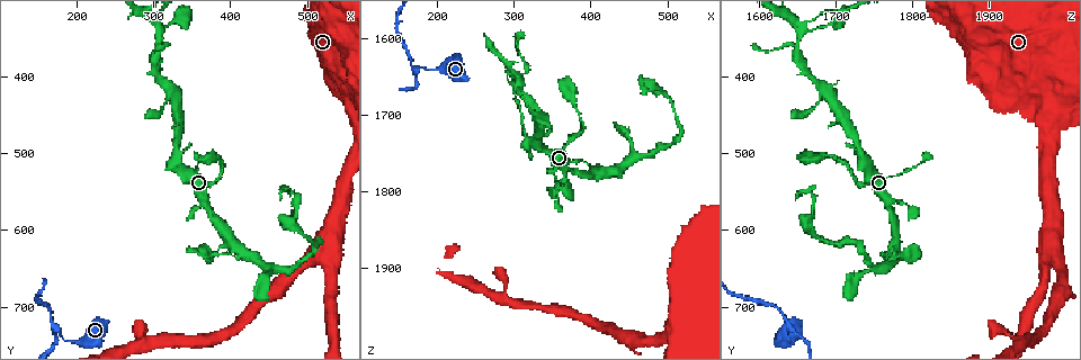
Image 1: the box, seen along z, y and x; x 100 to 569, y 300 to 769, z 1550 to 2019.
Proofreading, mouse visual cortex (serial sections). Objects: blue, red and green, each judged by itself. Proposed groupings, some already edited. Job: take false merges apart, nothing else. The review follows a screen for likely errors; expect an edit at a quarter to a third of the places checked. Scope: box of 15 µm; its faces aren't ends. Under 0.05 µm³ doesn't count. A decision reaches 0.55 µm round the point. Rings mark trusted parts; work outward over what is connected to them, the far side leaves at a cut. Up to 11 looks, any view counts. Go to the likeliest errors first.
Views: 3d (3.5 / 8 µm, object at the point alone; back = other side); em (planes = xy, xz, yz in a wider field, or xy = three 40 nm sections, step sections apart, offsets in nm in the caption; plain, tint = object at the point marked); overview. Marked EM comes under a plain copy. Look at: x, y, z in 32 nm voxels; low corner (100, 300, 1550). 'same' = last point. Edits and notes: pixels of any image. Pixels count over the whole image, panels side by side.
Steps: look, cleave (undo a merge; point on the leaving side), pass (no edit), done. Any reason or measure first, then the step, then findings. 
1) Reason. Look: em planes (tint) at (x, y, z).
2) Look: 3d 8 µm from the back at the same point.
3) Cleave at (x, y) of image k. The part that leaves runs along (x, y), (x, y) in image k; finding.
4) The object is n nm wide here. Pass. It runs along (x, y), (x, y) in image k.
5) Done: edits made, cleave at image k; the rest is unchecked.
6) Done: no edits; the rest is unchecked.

Narrows sharply. Look: 3d 3.5 µm at (305, 340, 1660).

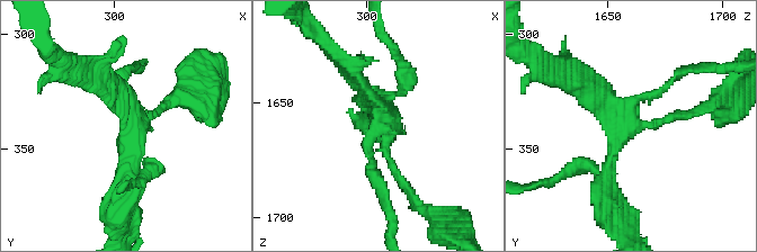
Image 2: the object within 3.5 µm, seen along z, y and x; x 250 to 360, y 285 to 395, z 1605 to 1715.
4 arms meet here; the arms are 100, 150, 200, 250 nm wide. Look: em xy step 3 (tint) at (308, 338, 1658).

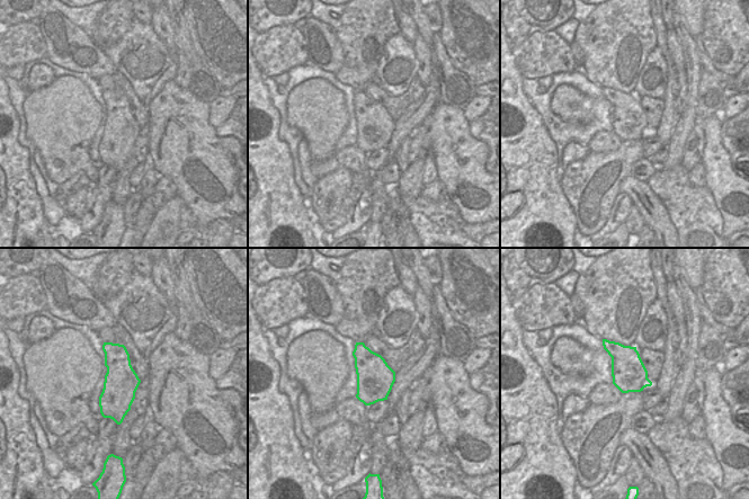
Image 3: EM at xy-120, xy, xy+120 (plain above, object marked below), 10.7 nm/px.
Pass. It runs along (606, 194), (626, 111), (580, 83) in image 2; all the same cell.

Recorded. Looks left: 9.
Branch point. Look: 3d 8 µm from the back at (175, 730, 1640).

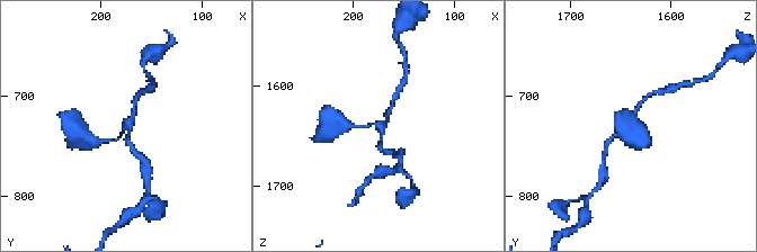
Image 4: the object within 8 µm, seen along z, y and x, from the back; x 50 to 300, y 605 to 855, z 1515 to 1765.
Now the EM. Look: em xy step 3 (tint) at (172, 726, 1640).

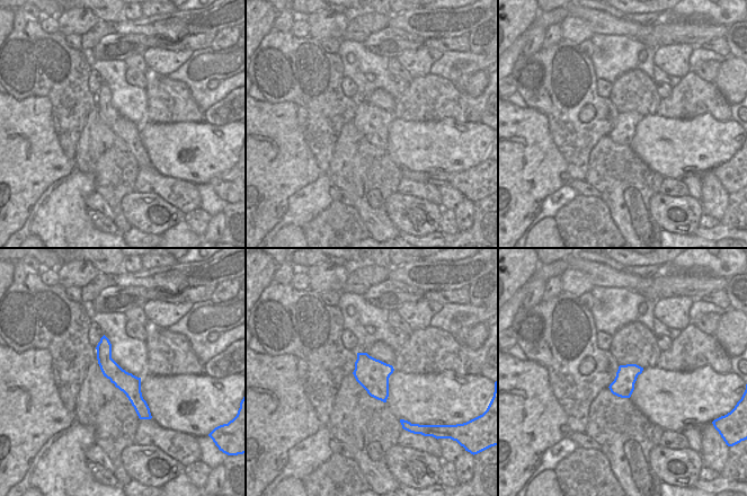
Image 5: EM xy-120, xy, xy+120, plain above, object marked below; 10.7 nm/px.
Pass. It runs along (104, 339), (105, 362), (145, 414) in image 5; all the same cell.

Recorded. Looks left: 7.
Thin arm on a thick one. Look: 3d 3.5 µm at (400, 620, 1780).

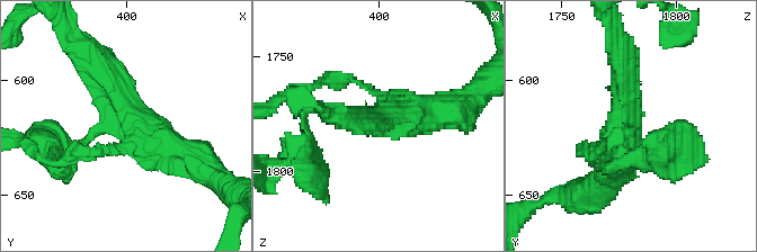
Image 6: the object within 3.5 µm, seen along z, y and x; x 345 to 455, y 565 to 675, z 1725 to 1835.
Pass. It runs along (86, 54), (144, 129), (193, 158) in image 6; all the same cell.

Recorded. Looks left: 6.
Abrupt turn. Look: 3d 8 µm at (520, 615, 1720).

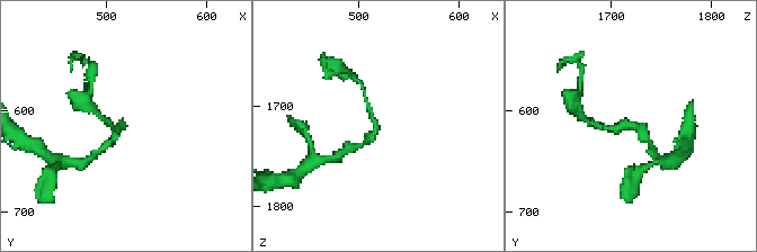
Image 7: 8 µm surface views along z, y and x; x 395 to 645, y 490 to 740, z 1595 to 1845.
Zoom in. Look: 3d 3.5 µm at (518, 618, 1724).

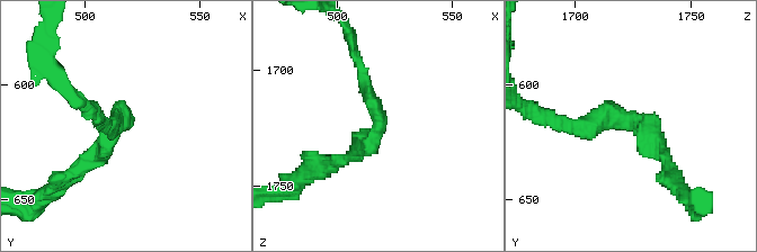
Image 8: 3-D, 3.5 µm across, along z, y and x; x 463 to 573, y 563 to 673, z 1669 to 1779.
The arms are 200, 200 nm wide. Pass. It runs along (669, 162), (634, 120), (559, 120) in image 8; one cell here.

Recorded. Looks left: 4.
Sudden change in width. Look: 3d 8 µm from the back at (485, 595, 1670).

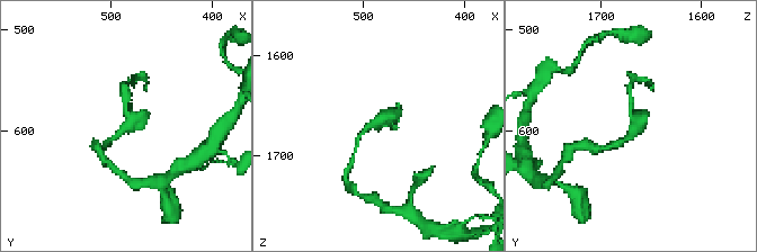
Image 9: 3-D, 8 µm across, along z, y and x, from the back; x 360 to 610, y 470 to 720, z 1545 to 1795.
Look: 3d 3.5 µm at (484, 594, 1668).

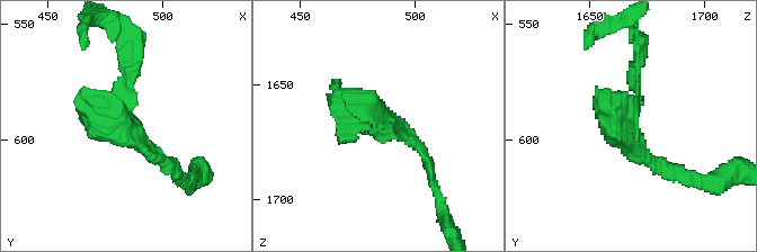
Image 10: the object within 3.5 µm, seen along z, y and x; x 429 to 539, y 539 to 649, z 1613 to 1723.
Cleave at (121, 36) of image 10. The part that leaves runs along (127, 96), (134, 72), (127, 30) in image 10; two cells meet here.

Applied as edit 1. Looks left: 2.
Done: edits made, cleave at image 10; the rest is unchecked.

